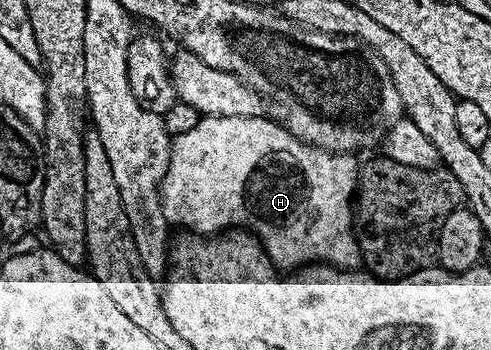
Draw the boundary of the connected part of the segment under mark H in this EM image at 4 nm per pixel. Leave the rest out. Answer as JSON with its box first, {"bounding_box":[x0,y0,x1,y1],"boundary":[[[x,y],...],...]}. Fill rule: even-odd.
{"bounding_box":[161,117,362,271],"boundary":[[[203,117],[194,129],[189,129],[189,133],[174,136],[171,160],[161,188],[163,212],[168,224],[184,223],[188,232],[211,237],[231,228],[250,228],[251,211],[255,211],[263,249],[276,268],[289,271],[315,262],[340,270],[360,268],[362,255],[353,226],[353,200],[357,195],[360,168],[360,164],[355,163],[356,156],[324,151],[312,143],[302,143],[283,130],[278,122],[263,118]]]}

